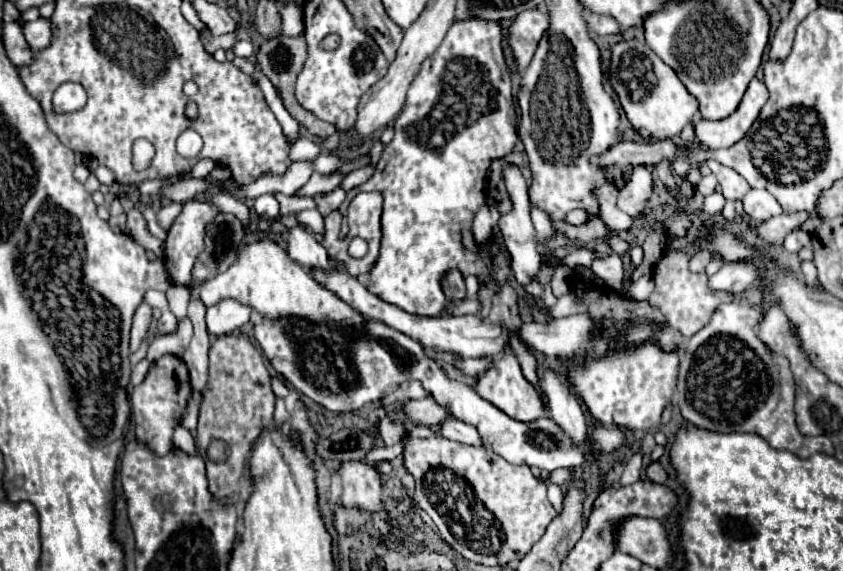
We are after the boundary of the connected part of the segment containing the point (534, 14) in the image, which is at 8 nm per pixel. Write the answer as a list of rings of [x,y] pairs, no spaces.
[[[538,9],[522,11],[522,15],[516,15],[514,21],[510,23],[508,45],[512,49],[518,73],[522,73],[528,67],[538,47],[538,41],[546,29],[548,29],[548,15]]]

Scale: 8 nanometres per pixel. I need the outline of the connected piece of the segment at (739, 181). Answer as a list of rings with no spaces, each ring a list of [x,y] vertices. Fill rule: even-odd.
[[[708,161],[708,167],[712,169],[712,173],[716,175],[720,187],[722,187],[722,195],[726,199],[732,199],[732,201],[742,201],[742,197],[750,191],[750,185],[746,183],[744,177],[740,177],[734,169],[730,167],[724,167],[720,165],[718,161]]]

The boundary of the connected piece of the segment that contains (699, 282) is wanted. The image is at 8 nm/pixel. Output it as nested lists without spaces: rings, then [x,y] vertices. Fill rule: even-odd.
[[[668,251],[664,255],[664,259],[658,261],[658,265],[654,267],[654,291],[652,295],[646,299],[652,307],[658,307],[662,311],[662,315],[666,315],[666,321],[680,329],[680,333],[690,339],[696,331],[700,331],[708,321],[710,315],[714,313],[714,309],[724,303],[724,301],[748,301],[750,305],[762,305],[762,287],[748,287],[746,291],[742,291],[742,295],[730,295],[728,291],[710,291],[708,287],[708,275],[706,273],[692,273],[690,267],[690,257],[684,251]]]

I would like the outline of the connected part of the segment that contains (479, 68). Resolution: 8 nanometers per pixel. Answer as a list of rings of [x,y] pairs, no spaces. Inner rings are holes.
[[[470,19],[470,21],[460,21],[460,23],[454,23],[442,45],[434,51],[434,55],[430,59],[424,61],[418,77],[414,79],[414,83],[410,85],[408,89],[408,99],[406,99],[406,105],[402,109],[402,113],[396,117],[394,121],[394,139],[384,147],[382,151],[382,157],[378,161],[378,167],[374,171],[374,175],[360,187],[354,187],[352,191],[348,191],[344,203],[340,205],[340,215],[342,215],[342,233],[346,233],[346,209],[350,205],[350,201],[356,197],[356,193],[360,191],[380,191],[382,197],[384,197],[384,211],[382,211],[382,239],[380,239],[380,255],[374,263],[374,267],[368,271],[368,273],[362,273],[358,275],[356,279],[370,291],[374,293],[376,297],[380,297],[382,301],[390,303],[390,305],[396,305],[400,307],[402,311],[406,313],[412,313],[412,315],[422,315],[422,317],[440,317],[446,309],[446,305],[450,303],[446,297],[444,297],[444,291],[442,291],[442,277],[450,271],[450,269],[458,269],[462,273],[462,277],[468,277],[468,275],[476,275],[478,277],[478,283],[480,285],[486,285],[488,279],[490,279],[490,273],[492,273],[492,263],[490,259],[486,259],[486,255],[482,255],[482,247],[476,243],[474,235],[472,235],[472,219],[474,215],[478,213],[478,209],[486,203],[486,173],[488,173],[488,167],[492,163],[492,159],[496,157],[504,157],[508,153],[512,153],[512,147],[514,143],[518,141],[518,135],[516,135],[516,109],[514,109],[514,99],[512,99],[512,85],[510,85],[510,75],[508,75],[508,67],[506,67],[506,61],[504,61],[504,53],[502,53],[502,29],[498,23],[494,21],[482,21],[482,19]],[[436,137],[442,137],[442,145],[434,145],[432,139]]]

